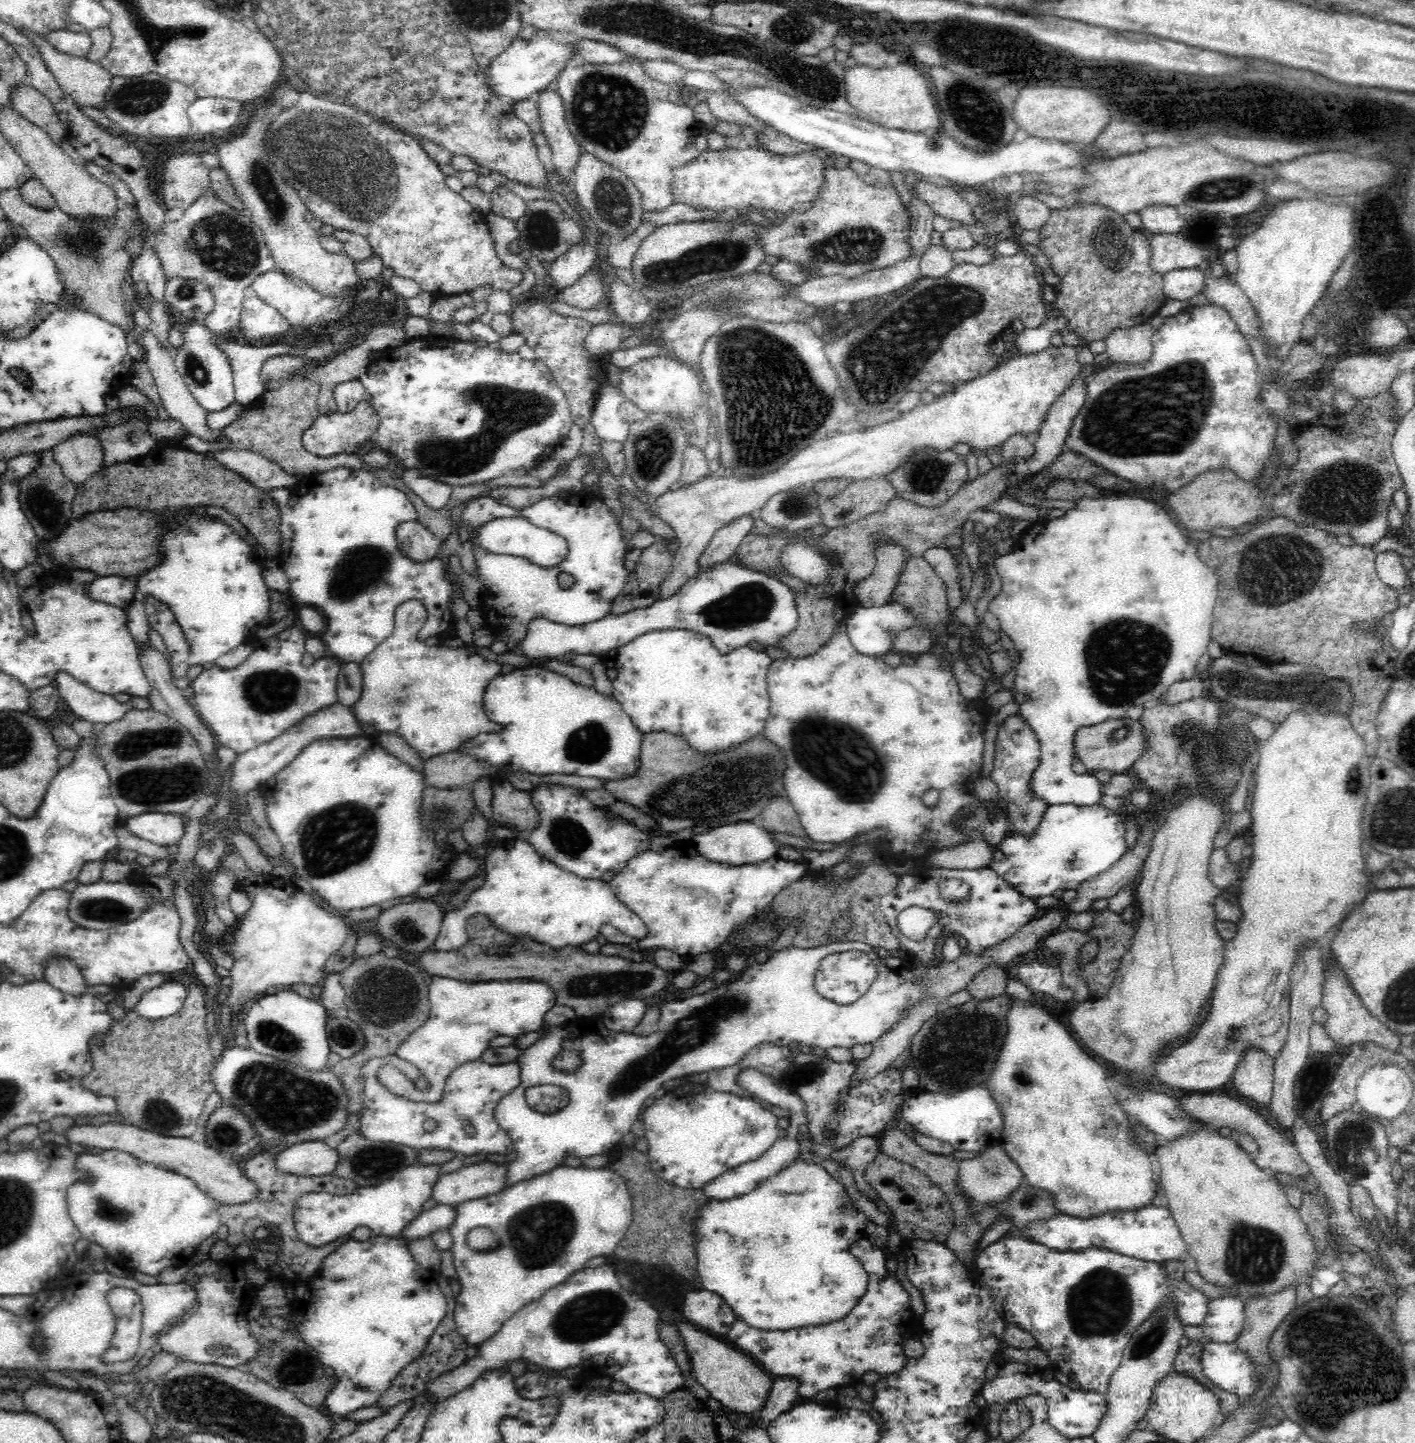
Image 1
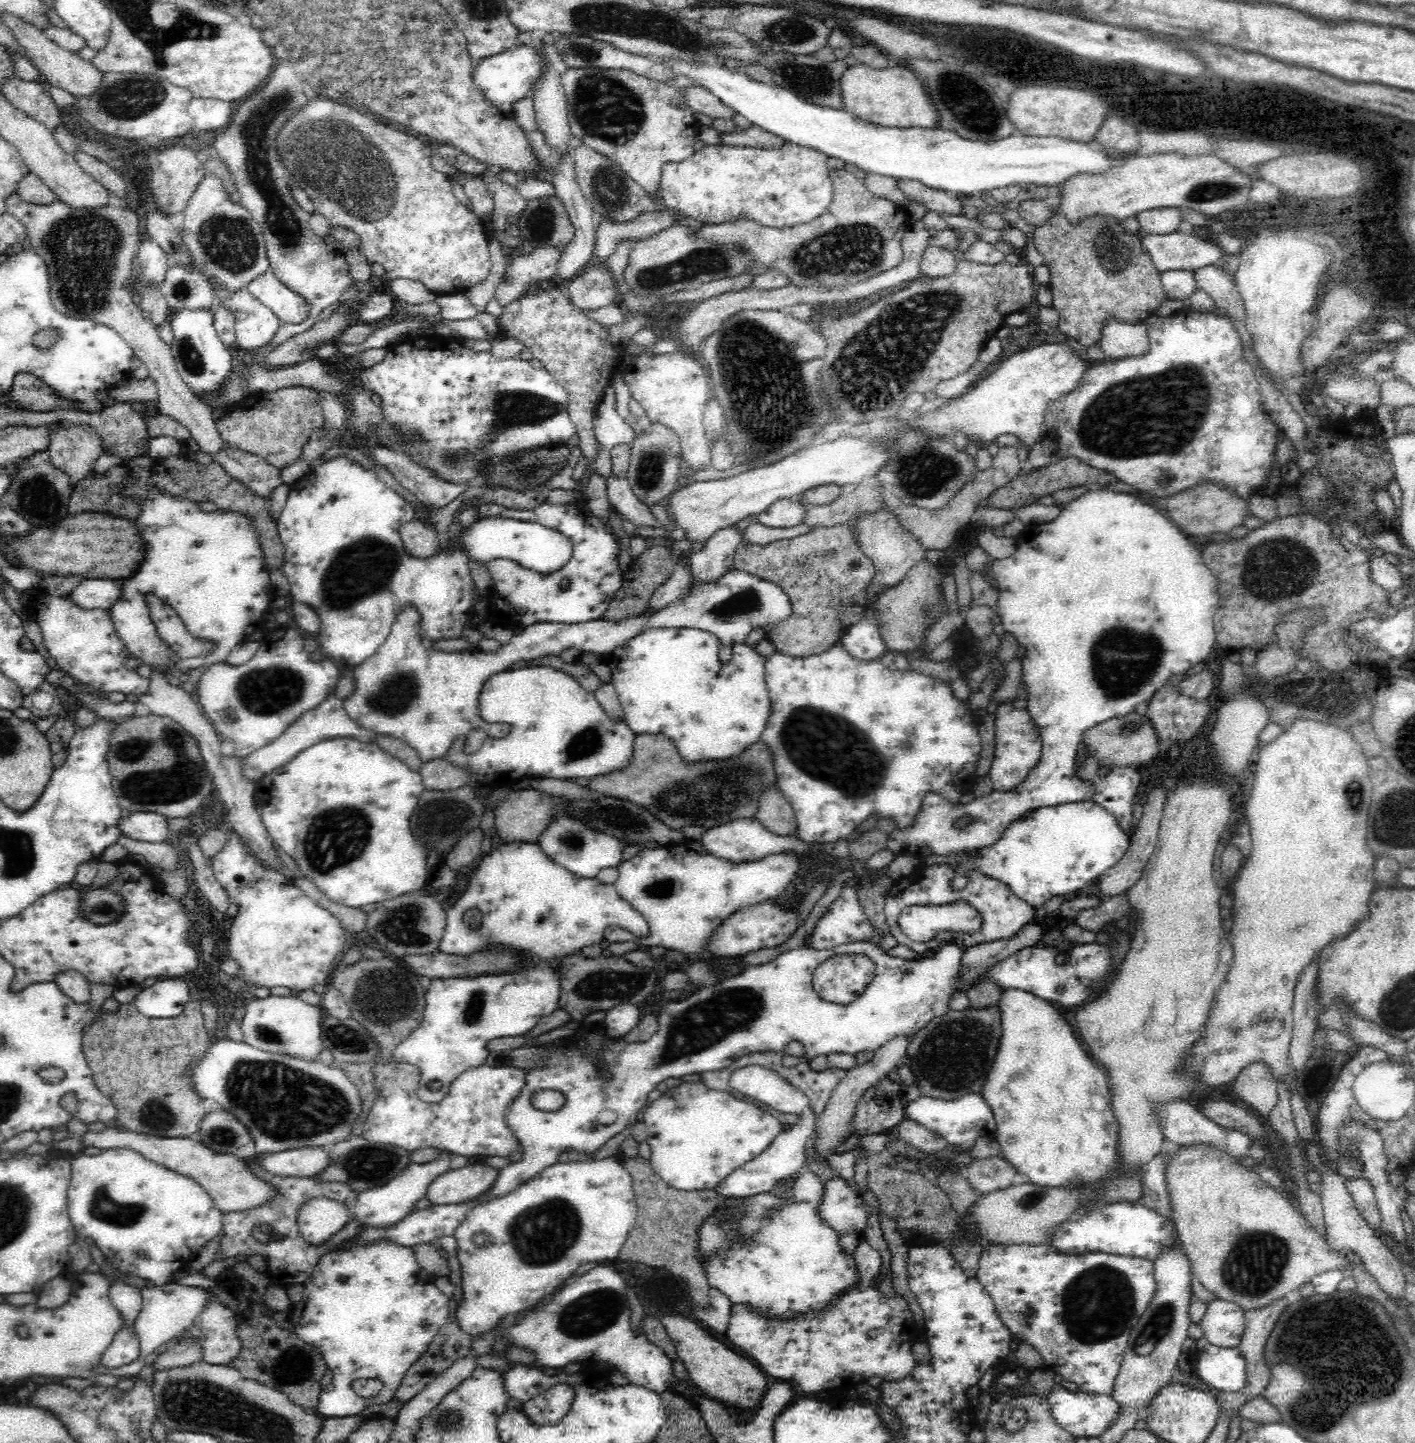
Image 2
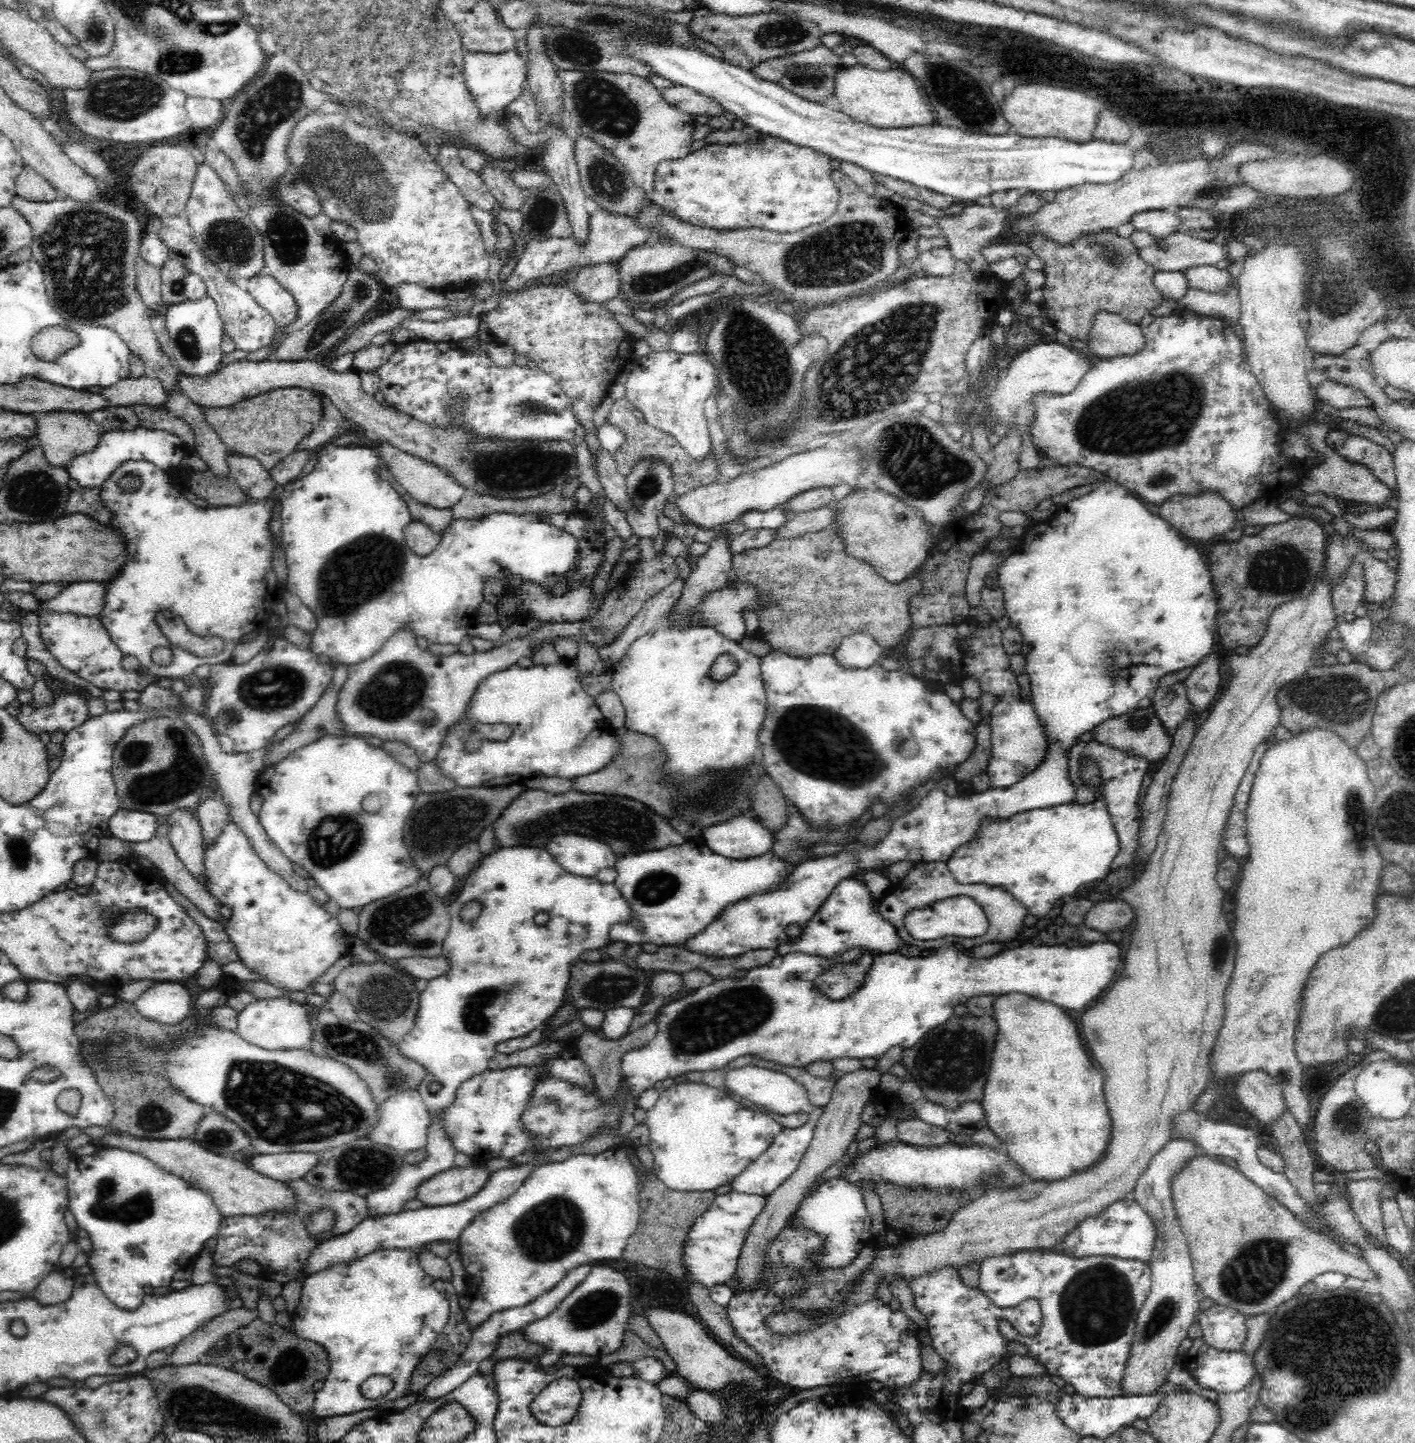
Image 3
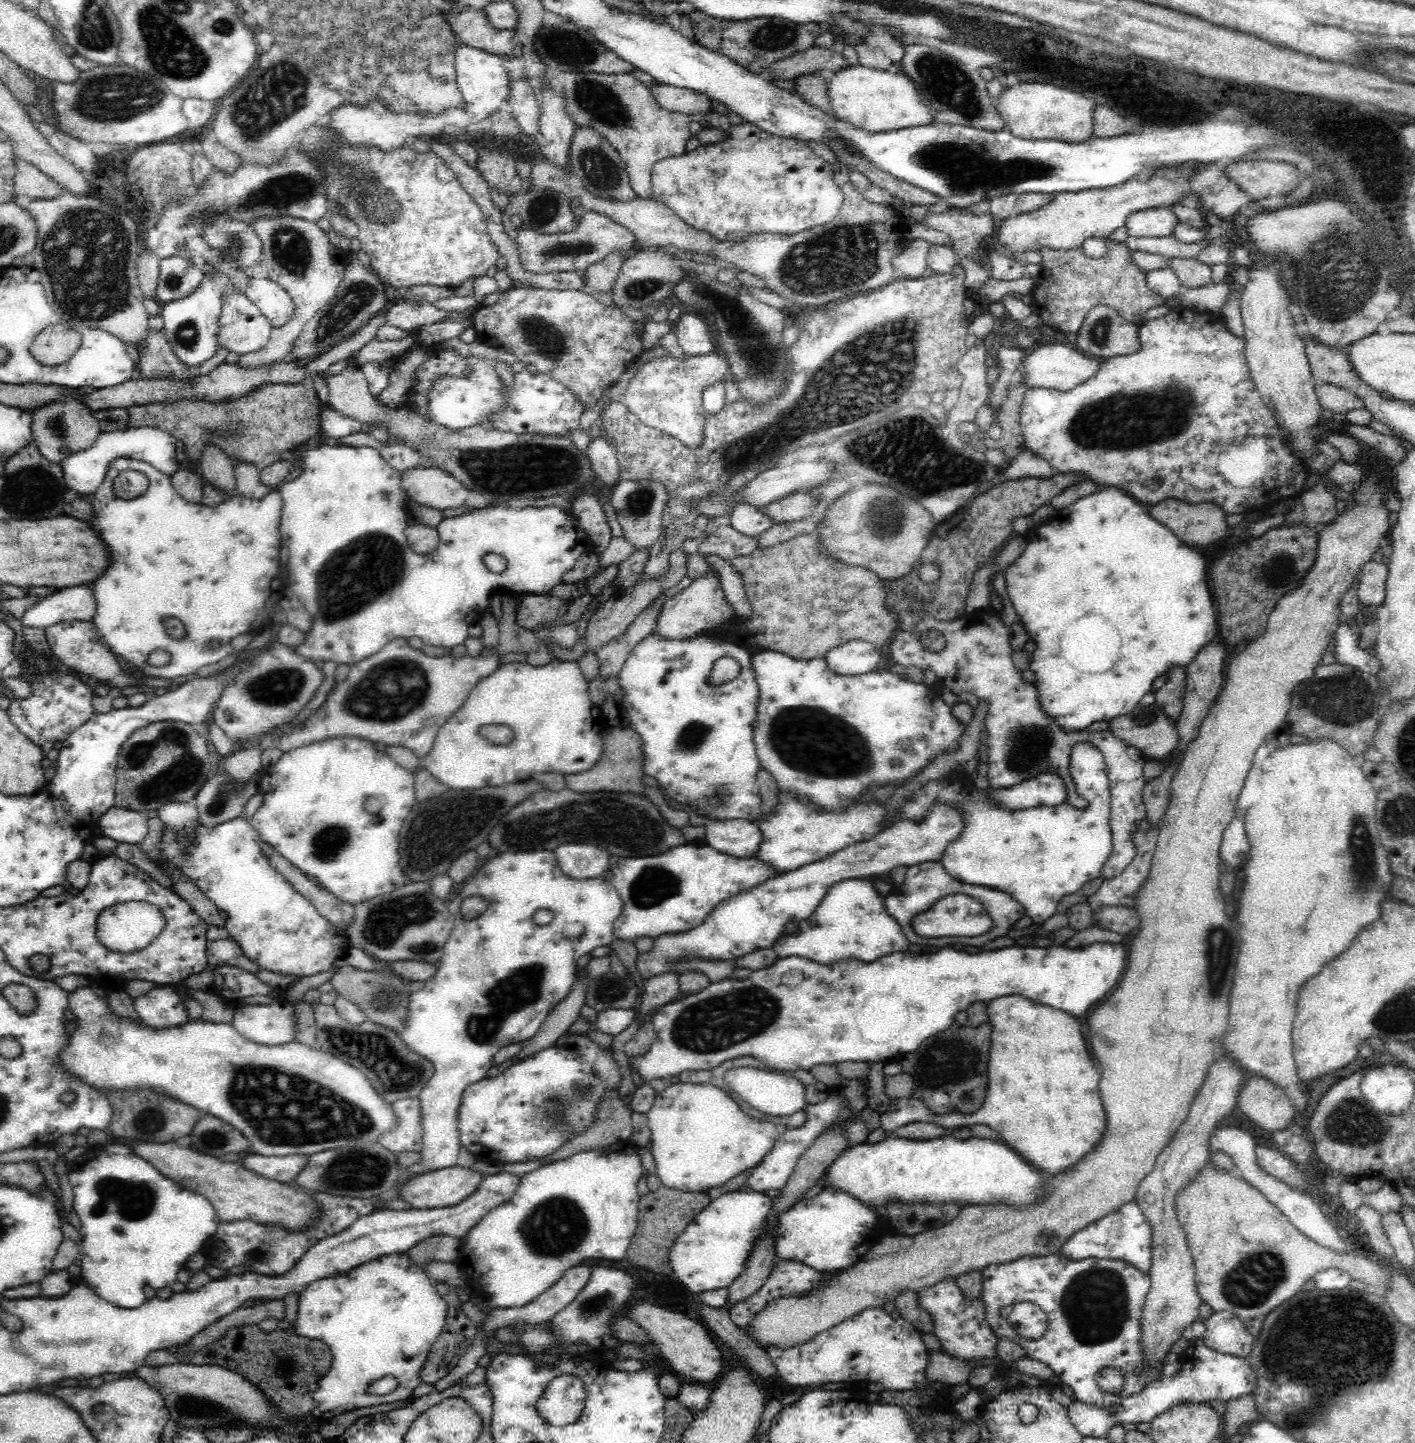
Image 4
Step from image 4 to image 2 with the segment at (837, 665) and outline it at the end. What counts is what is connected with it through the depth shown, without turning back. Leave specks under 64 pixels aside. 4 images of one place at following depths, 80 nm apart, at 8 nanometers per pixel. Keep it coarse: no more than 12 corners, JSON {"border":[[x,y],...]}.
{"border":[[872,619],[854,623],[841,642],[858,661],[888,652]]}

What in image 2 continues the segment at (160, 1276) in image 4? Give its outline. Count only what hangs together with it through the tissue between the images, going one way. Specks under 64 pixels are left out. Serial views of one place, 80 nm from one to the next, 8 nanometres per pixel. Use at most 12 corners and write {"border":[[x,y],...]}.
{"border":[[130,1149],[76,1152],[67,1211],[118,1275],[129,1324],[101,1363],[135,1362],[137,1276],[166,1286],[221,1233],[191,1178]]}

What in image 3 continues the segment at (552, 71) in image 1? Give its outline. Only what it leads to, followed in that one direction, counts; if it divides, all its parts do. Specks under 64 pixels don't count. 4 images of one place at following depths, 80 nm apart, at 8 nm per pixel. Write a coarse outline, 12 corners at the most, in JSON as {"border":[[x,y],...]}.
{"border":[[514,49],[463,56],[468,93],[484,115],[520,96],[527,60]]}

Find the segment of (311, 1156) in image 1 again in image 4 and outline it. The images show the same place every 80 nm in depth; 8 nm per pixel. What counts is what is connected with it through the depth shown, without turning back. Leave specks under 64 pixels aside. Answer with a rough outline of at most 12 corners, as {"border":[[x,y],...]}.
{"border":[[248,1151],[242,1166],[287,1184],[306,1164],[306,1155],[271,1157]]}

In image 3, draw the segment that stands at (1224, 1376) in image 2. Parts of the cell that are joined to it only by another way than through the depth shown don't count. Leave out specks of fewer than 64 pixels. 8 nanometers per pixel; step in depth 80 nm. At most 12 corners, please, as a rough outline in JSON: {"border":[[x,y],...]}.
{"border":[[1195,1338],[1185,1367],[1221,1397],[1244,1390],[1257,1372],[1249,1355]]}

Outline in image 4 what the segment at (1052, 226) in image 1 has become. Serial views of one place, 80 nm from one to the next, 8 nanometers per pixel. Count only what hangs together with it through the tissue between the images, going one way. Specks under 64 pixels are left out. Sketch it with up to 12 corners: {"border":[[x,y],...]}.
{"border":[[1124,243],[1105,257],[1041,248],[1030,296],[1043,325],[1076,335],[1088,311],[1138,324],[1165,298]]}

